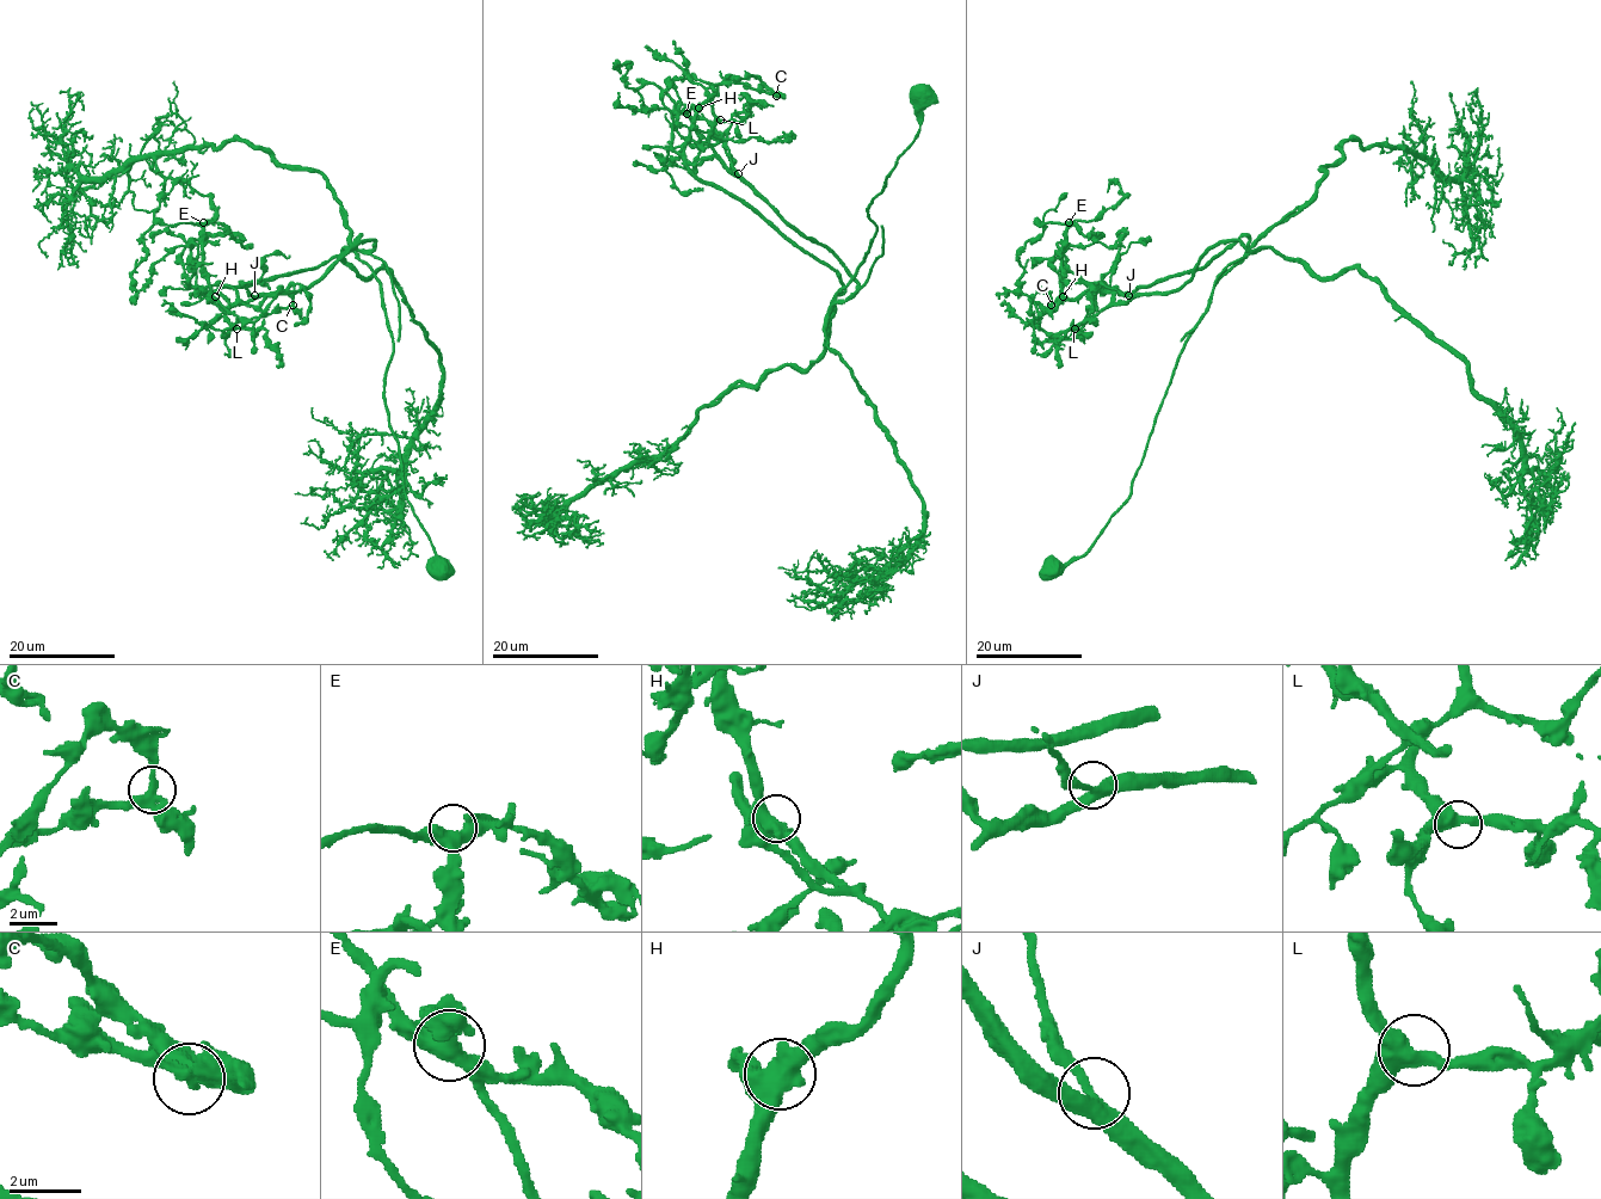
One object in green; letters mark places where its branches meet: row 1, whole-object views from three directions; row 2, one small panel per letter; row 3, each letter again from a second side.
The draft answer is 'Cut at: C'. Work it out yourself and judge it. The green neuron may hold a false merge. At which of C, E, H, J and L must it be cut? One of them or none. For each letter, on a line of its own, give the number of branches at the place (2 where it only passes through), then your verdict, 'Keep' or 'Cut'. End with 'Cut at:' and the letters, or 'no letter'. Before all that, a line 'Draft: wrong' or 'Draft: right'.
Draft: right
C: Branches: 3. Cut
E: Branches: 3. Keep
H: Branches: 3. Keep
J: Branches: 3. Keep
L: Branches: 3. Keep
Cut at: C

